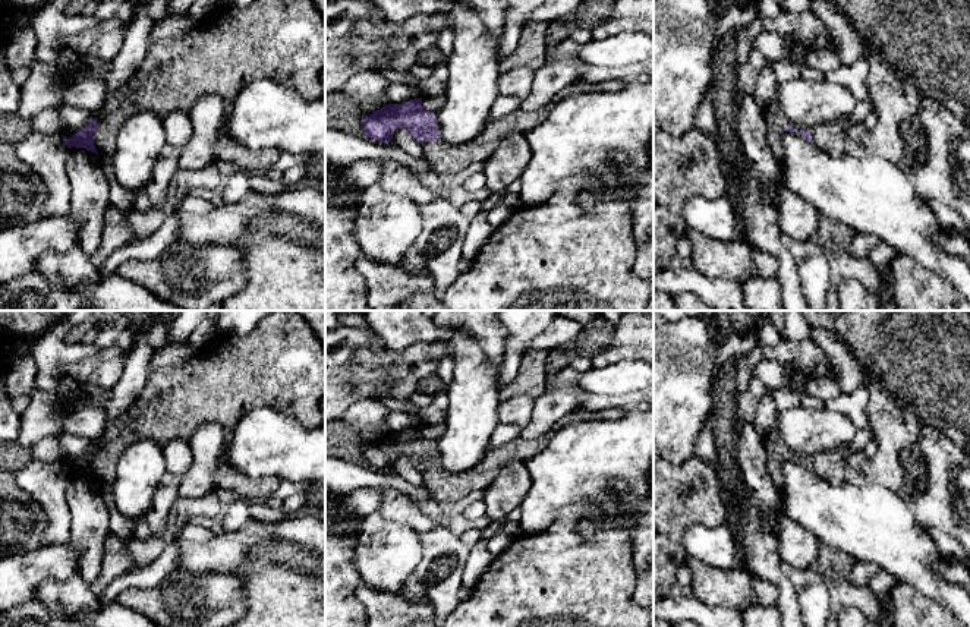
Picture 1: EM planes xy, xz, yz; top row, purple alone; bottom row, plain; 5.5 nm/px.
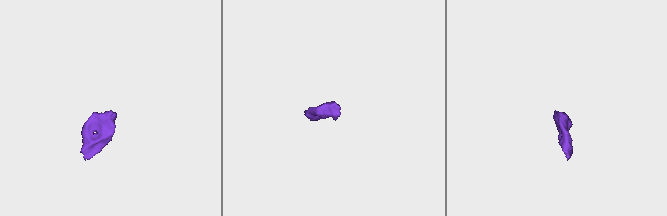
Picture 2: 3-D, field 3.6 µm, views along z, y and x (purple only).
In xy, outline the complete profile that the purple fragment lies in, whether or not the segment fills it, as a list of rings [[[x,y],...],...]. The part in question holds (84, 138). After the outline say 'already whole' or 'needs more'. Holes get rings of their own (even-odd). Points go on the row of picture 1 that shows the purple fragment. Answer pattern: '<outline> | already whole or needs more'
[[[253,0],[246,7],[218,7],[182,40],[151,44],[142,64],[107,100],[95,119],[72,138],[63,136],[63,141],[67,148],[111,157],[117,129],[138,111],[152,111],[160,119],[176,110],[190,113],[202,95],[217,95],[230,108],[243,86],[261,79],[314,101],[319,98],[324,69],[325,18],[312,0]]] | needs more

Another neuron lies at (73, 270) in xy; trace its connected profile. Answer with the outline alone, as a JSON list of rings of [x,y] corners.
[[[79,242],[64,253],[45,251],[38,258],[38,268],[50,283],[66,290],[81,290],[101,278],[91,256],[86,255]]]

